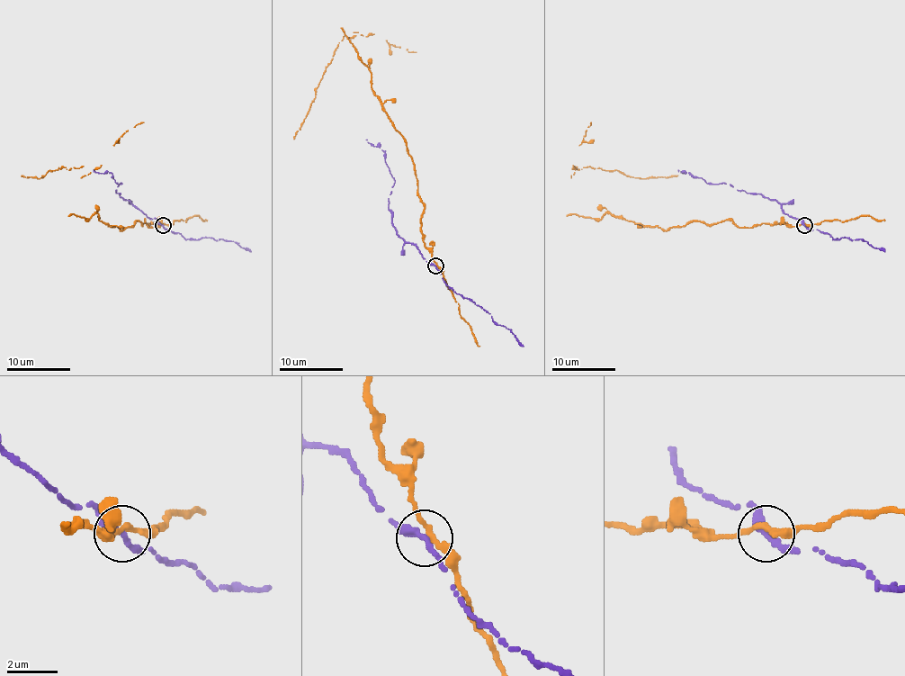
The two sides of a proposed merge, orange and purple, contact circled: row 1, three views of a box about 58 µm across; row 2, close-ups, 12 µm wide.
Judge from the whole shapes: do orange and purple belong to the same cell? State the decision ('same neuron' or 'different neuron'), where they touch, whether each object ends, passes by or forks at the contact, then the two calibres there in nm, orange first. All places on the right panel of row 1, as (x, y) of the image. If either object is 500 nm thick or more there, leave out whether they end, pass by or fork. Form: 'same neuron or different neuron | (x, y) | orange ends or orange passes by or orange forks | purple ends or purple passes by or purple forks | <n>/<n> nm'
different neuron | (804, 225) | orange passes by | purple passes by | 220/280 nm

